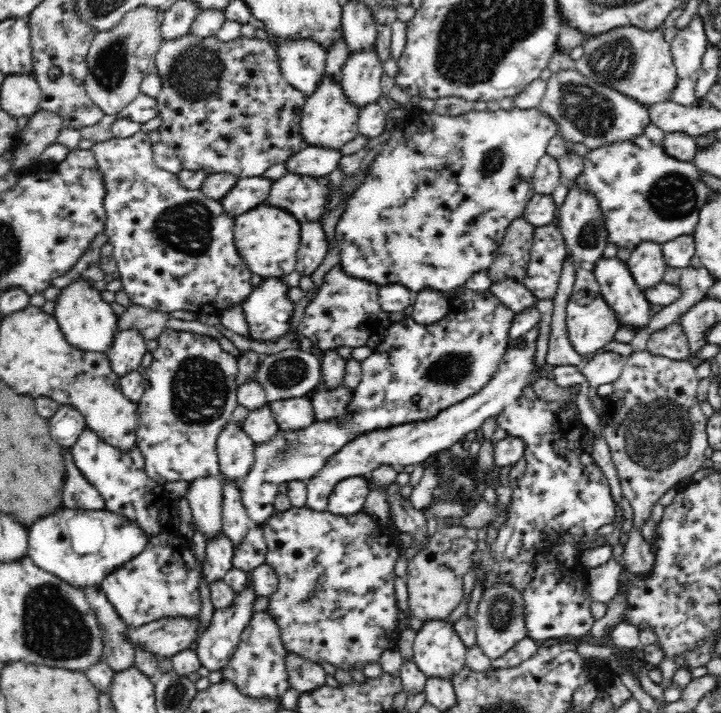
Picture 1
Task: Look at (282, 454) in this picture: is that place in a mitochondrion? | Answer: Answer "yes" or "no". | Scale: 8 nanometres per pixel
yes

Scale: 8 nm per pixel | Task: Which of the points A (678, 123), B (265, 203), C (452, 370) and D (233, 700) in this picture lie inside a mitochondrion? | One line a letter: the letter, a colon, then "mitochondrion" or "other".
A: other
B: other
C: mitochondrion
D: other

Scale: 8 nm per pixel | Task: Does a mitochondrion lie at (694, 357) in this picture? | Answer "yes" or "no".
no

